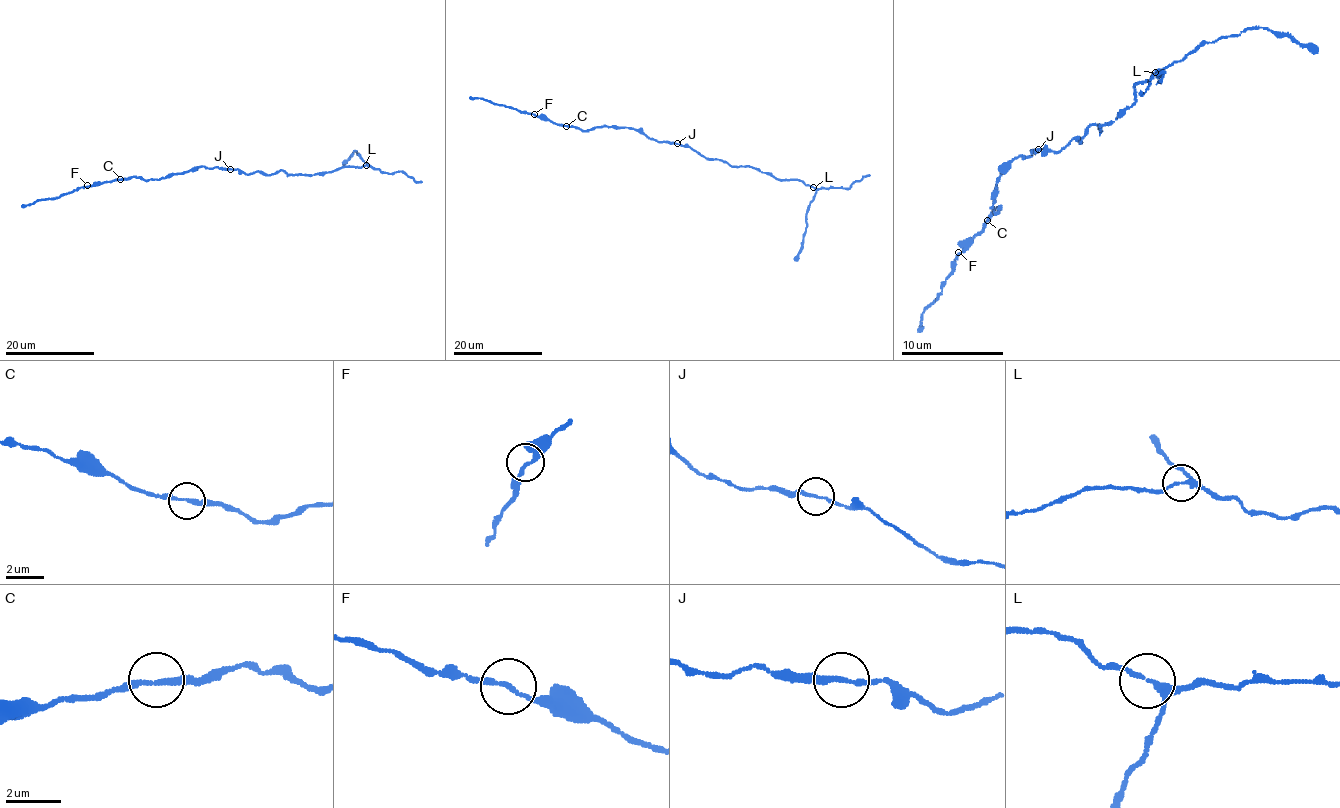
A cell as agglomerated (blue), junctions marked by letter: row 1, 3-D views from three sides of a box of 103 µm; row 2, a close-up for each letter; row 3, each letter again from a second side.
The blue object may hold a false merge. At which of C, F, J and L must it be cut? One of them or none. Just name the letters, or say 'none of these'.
none of these

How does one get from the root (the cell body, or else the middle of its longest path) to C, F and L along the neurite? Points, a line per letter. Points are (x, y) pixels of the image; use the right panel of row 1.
C: (1041, 148), (1031, 151), (1030, 157), (1015, 158), (997, 178), (992, 209), (994, 213), (1000, 208), (987, 220)
F: (1041, 148), (1015, 158), (997, 178), (992, 209), (1000, 209), (958, 252)
L: (1041, 148), (1059, 150), (1090, 126), (1113, 122), (1134, 102), (1135, 84), (1155, 72)

